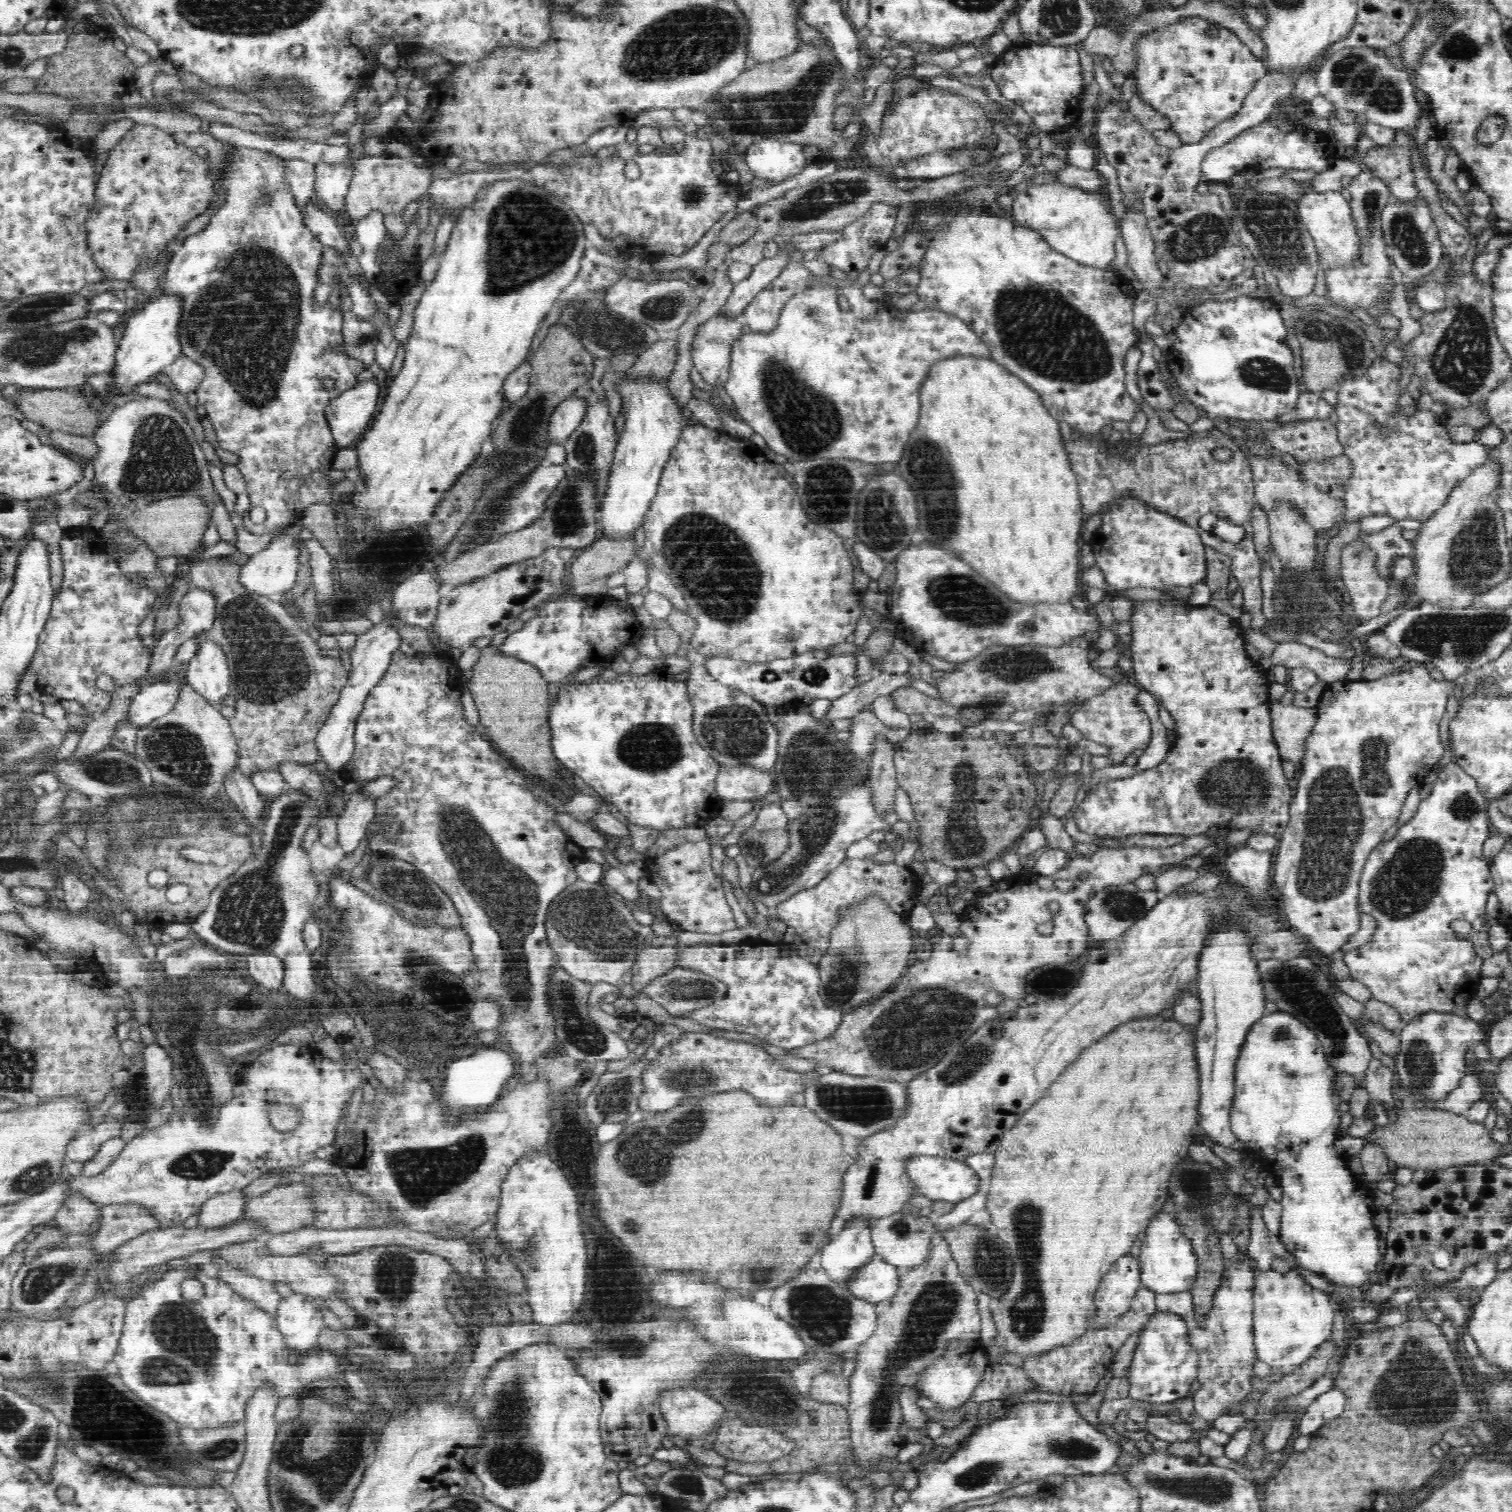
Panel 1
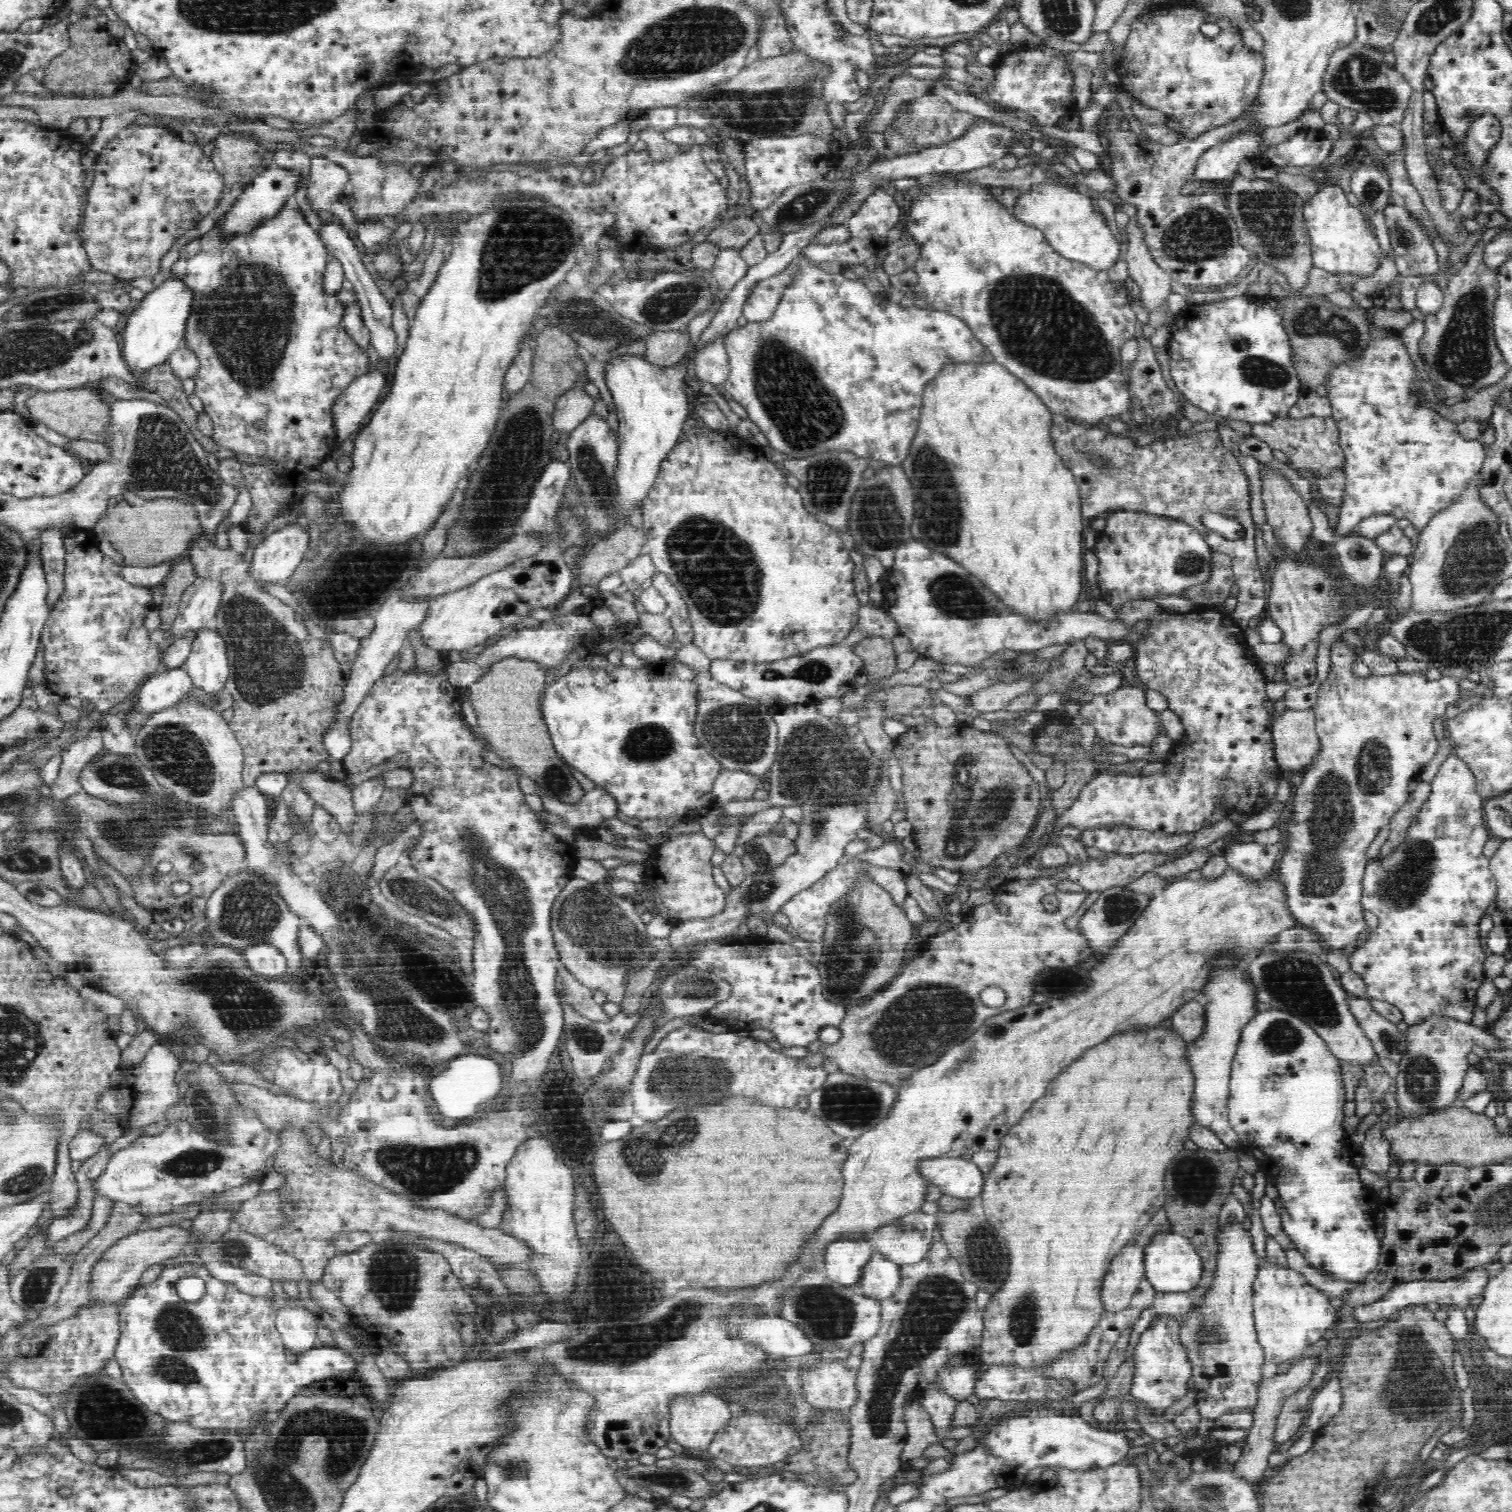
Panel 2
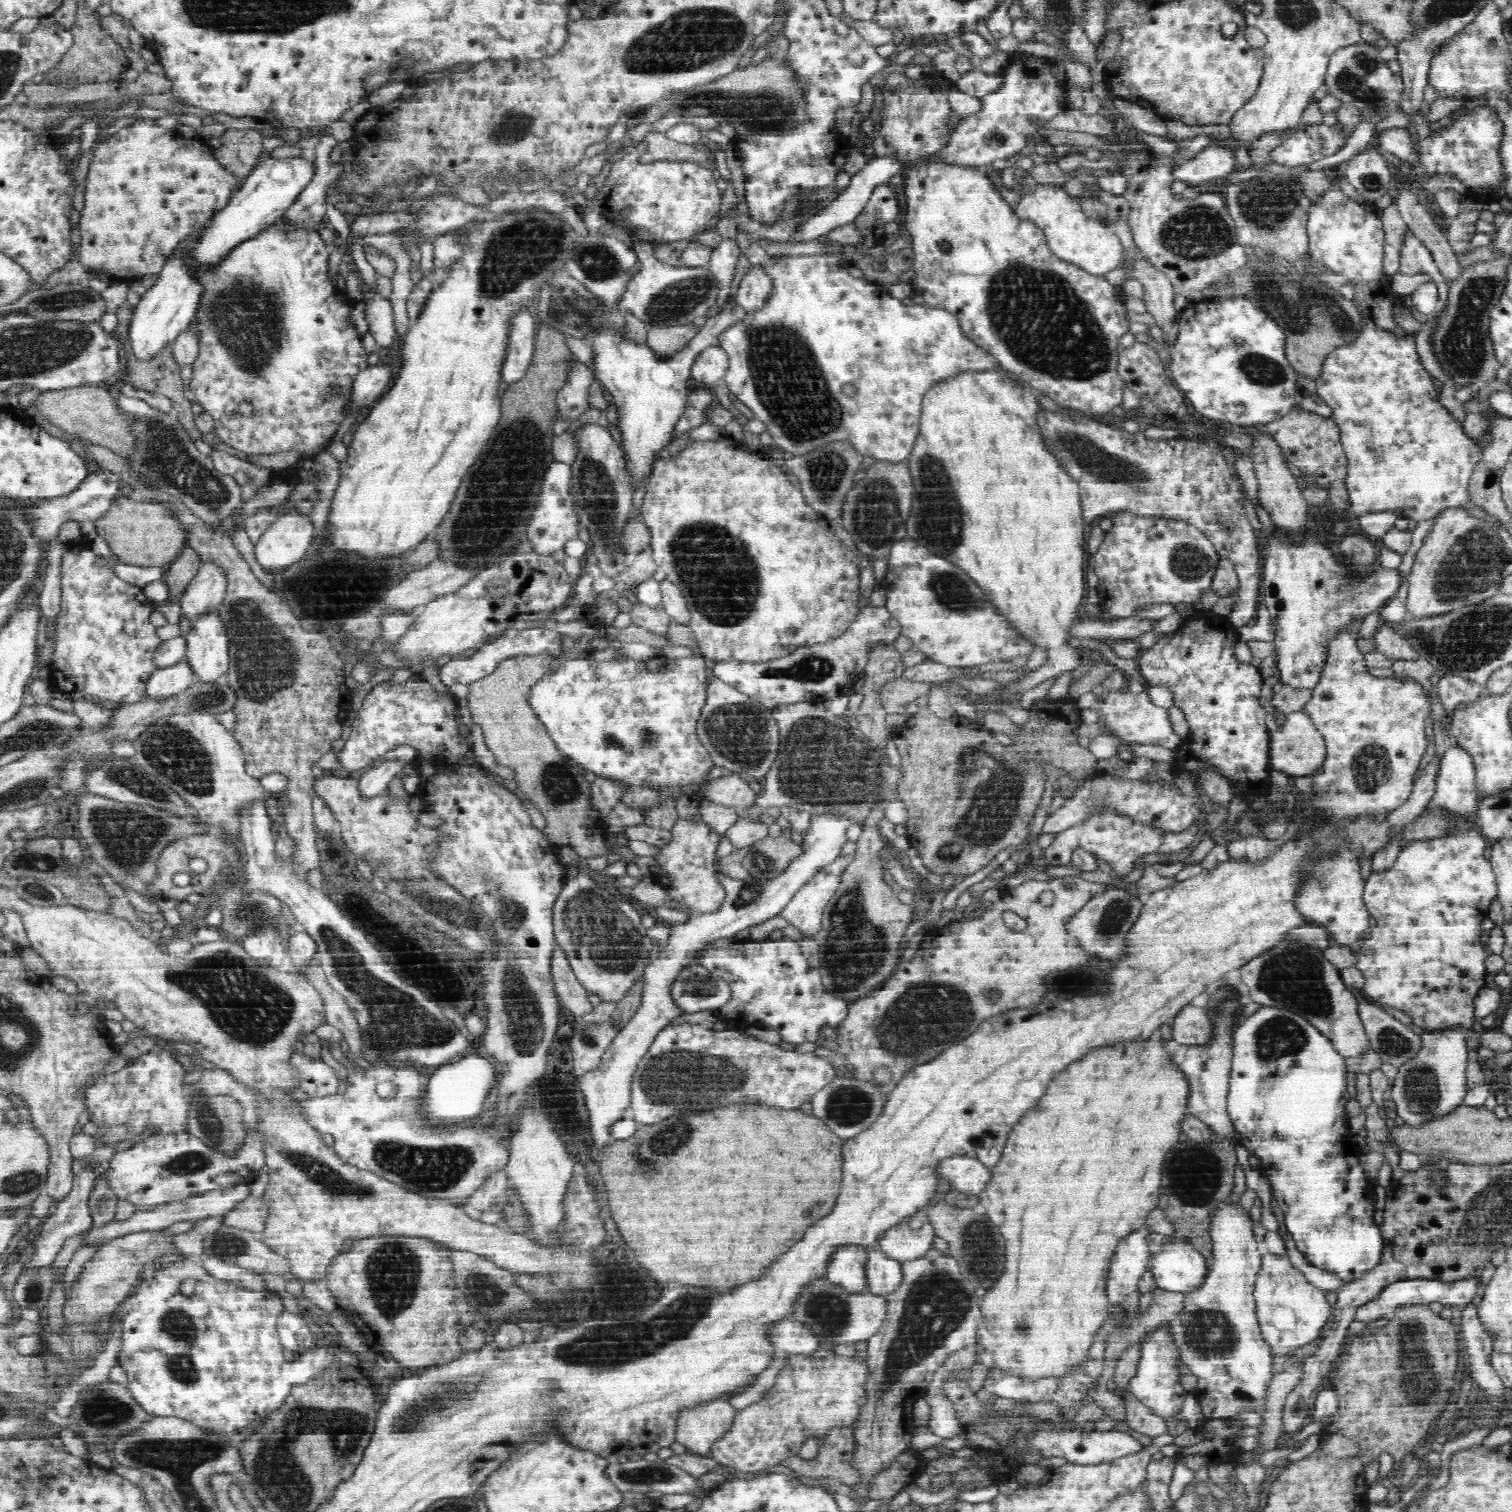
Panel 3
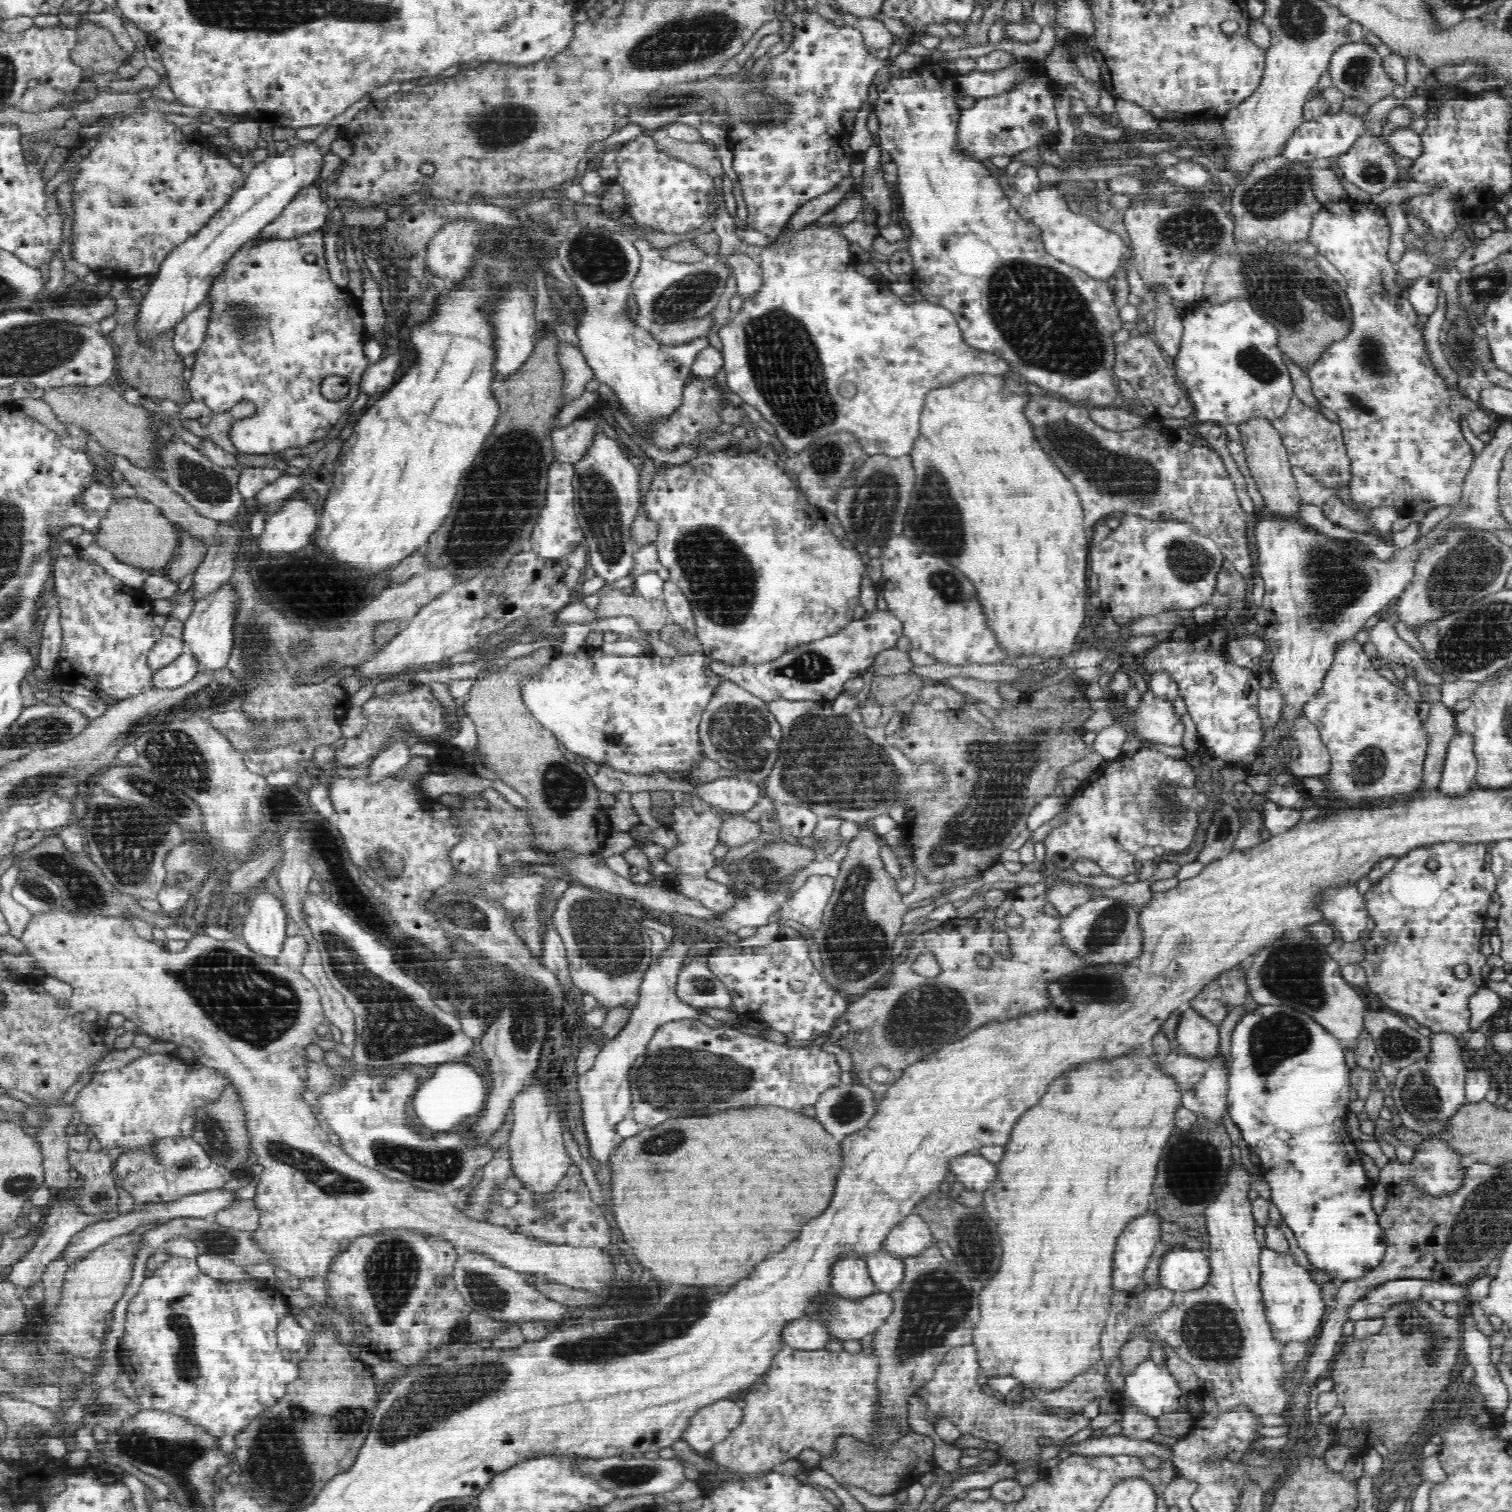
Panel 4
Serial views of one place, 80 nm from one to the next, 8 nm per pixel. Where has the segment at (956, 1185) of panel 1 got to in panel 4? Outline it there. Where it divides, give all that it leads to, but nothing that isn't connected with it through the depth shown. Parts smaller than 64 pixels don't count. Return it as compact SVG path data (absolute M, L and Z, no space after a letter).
M968 1153L952 1160L950 1170L964 1188L983 1192L998 1175L999 1163L990 1162L979 1153Z

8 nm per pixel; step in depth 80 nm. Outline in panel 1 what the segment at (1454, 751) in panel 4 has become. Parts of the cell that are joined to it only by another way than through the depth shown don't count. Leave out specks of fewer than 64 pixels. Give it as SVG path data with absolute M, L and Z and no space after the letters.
M1454 759L1448 763L1437 774L1437 780L1433 784L1432 792L1427 800L1421 800L1418 812L1409 822L1398 830L1395 836L1392 836L1388 842L1380 844L1368 857L1364 871L1360 880L1359 891L1359 914L1360 917L1371 916L1376 922L1377 927L1371 935L1366 945L1360 946L1347 954L1344 954L1343 961L1349 968L1349 976L1369 988L1373 998L1385 1002L1397 1010L1401 1015L1403 1024L1410 1022L1415 1016L1423 1015L1427 1012L1444 1012L1449 1015L1464 1016L1464 1006L1468 1004L1468 1000L1477 993L1478 982L1482 979L1481 966L1483 959L1478 958L1472 952L1472 942L1468 938L1460 938L1456 932L1450 928L1450 924L1454 920L1466 920L1470 922L1472 928L1476 931L1486 930L1484 925L1484 916L1486 916L1486 901L1490 892L1494 891L1495 882L1492 879L1490 863L1483 856L1483 844L1489 838L1491 829L1489 828L1489 817L1487 814L1488 800L1478 790L1477 782L1469 774L1464 772L1461 766Z

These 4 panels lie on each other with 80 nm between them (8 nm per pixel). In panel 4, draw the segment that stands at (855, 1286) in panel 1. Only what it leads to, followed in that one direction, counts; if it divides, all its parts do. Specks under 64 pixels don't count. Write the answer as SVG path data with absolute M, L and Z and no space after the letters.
M883 1250L864 1256L869 1275L876 1285L876 1293L890 1293L903 1283L905 1266L903 1259Z

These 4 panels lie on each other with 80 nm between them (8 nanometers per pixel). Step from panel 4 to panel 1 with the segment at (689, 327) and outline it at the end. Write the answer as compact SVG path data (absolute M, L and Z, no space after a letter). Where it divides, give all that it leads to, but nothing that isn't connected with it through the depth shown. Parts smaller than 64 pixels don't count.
M660 340L650 345L626 373L628 376L655 376L658 380L664 380L674 371L676 358L678 358L676 340Z

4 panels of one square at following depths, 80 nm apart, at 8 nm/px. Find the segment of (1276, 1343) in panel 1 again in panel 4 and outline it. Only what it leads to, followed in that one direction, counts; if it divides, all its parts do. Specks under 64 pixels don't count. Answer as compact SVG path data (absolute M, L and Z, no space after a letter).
M1261 1249L1259 1258L1261 1270L1260 1293L1267 1306L1267 1318L1275 1332L1276 1339L1283 1342L1304 1342L1319 1335L1326 1319L1326 1307L1322 1299L1321 1286L1313 1282L1311 1273L1298 1265L1289 1253Z

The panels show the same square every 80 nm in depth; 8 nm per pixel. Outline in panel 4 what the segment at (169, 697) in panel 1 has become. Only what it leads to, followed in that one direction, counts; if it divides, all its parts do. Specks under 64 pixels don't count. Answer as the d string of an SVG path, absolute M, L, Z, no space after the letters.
M185 647L182 654L174 662L170 662L164 668L153 673L152 686L160 690L184 686L186 682L190 682L196 676L198 670L197 660L191 651Z

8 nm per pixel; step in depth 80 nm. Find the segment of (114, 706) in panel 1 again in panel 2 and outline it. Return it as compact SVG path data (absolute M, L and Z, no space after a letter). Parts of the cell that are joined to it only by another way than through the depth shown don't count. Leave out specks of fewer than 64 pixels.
M94 727L86 737L79 738L61 753L59 774L51 787L50 800L63 802L82 792L78 774L86 764L105 751L102 730Z

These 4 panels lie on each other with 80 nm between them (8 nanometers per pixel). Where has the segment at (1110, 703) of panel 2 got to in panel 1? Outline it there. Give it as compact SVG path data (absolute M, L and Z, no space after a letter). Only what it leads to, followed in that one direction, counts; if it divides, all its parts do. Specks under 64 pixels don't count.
M1125 679L1115 687L1110 687L1100 695L1085 699L1080 710L1076 710L1070 717L1084 740L1092 740L1104 744L1108 748L1108 758L1111 765L1118 766L1130 756L1136 748L1145 749L1150 742L1150 721L1136 700L1141 688L1128 683Z

